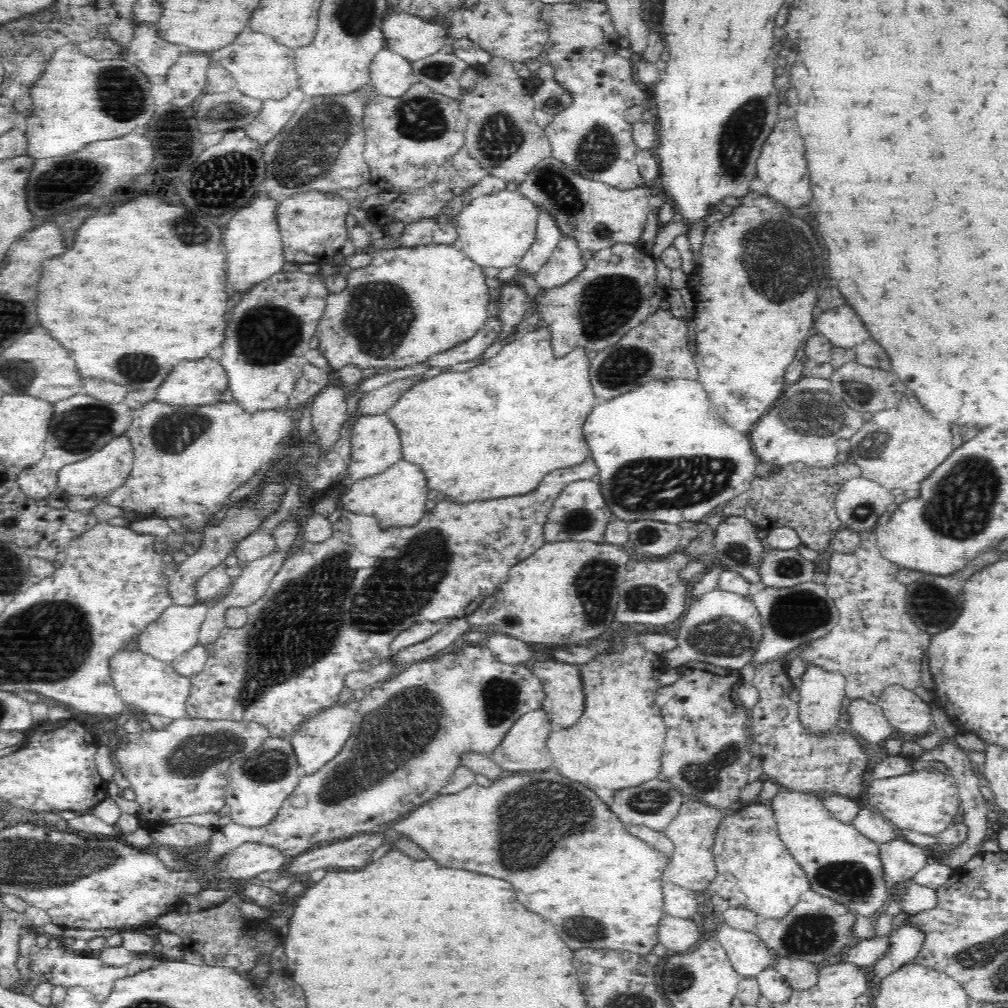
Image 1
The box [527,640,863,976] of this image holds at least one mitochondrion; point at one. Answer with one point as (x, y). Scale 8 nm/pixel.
(815, 933)

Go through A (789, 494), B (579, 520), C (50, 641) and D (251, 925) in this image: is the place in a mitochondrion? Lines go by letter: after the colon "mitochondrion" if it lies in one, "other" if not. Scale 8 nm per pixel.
A: other
B: mitochondrion
C: mitochondrion
D: other

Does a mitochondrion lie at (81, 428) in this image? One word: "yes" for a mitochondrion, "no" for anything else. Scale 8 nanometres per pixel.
yes

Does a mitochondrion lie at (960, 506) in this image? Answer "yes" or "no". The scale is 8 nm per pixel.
yes

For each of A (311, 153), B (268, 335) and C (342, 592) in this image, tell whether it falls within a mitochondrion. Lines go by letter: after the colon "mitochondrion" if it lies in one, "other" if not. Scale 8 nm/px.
A: mitochondrion
B: mitochondrion
C: mitochondrion

